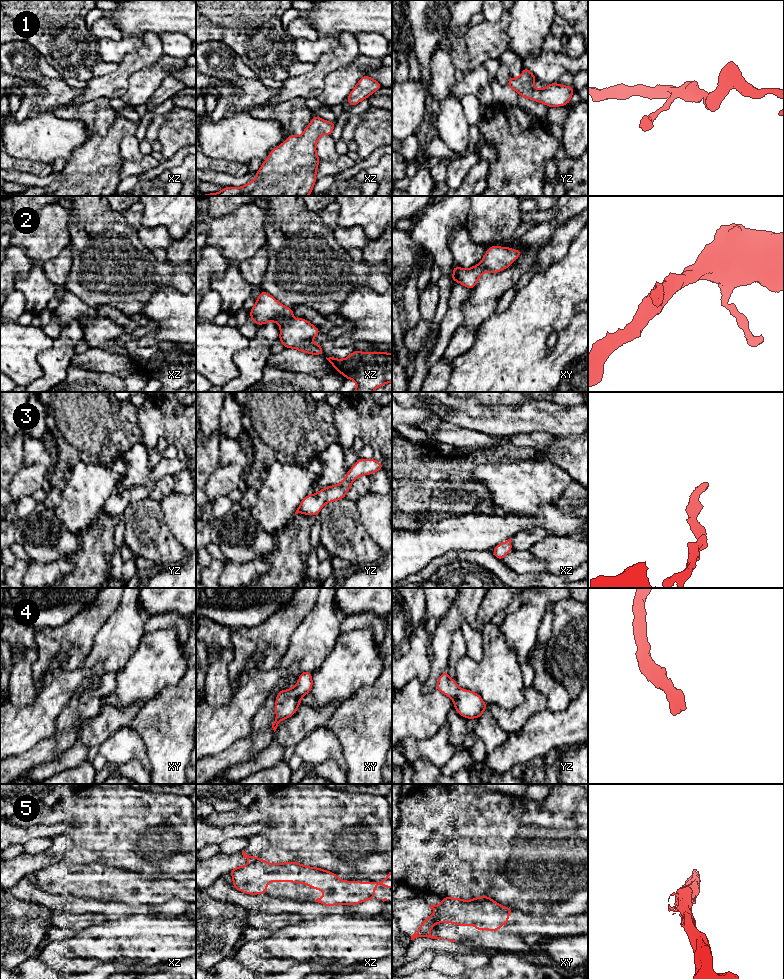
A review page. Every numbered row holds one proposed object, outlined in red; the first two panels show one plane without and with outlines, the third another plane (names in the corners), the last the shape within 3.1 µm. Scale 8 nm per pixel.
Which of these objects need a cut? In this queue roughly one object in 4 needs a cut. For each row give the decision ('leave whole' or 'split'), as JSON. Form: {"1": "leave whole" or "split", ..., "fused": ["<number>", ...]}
{"1": "leave whole", "2": "leave whole", "3": "leave whole", "4": "leave whole", "5": "leave whole", "fused": []}

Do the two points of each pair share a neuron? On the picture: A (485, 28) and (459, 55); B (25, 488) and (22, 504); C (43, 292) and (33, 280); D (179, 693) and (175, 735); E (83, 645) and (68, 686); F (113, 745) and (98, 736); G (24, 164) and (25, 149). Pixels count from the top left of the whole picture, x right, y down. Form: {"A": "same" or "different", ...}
{"A": "same", "B": "different", "C": "same", "D": "same", "E": "different", "F": "different", "G": "different"}

